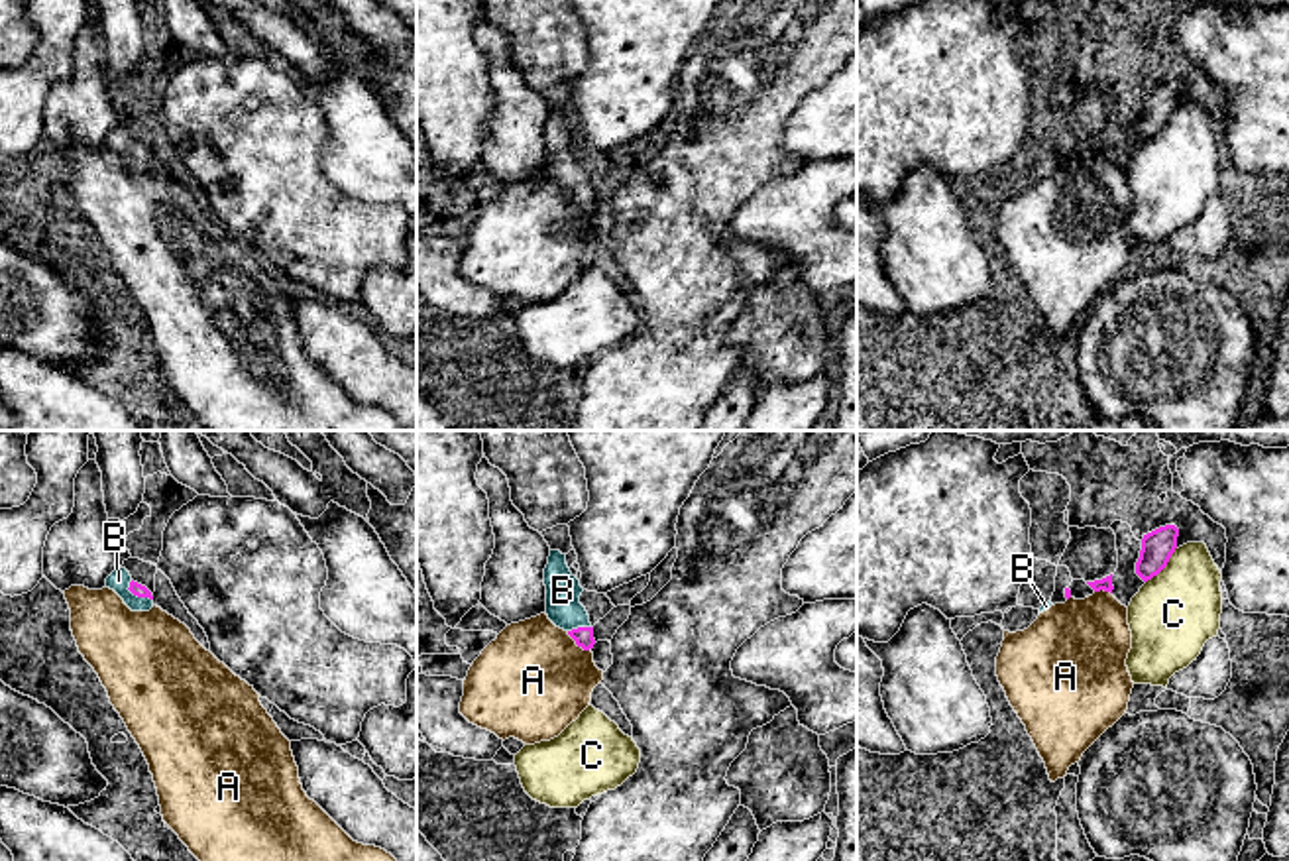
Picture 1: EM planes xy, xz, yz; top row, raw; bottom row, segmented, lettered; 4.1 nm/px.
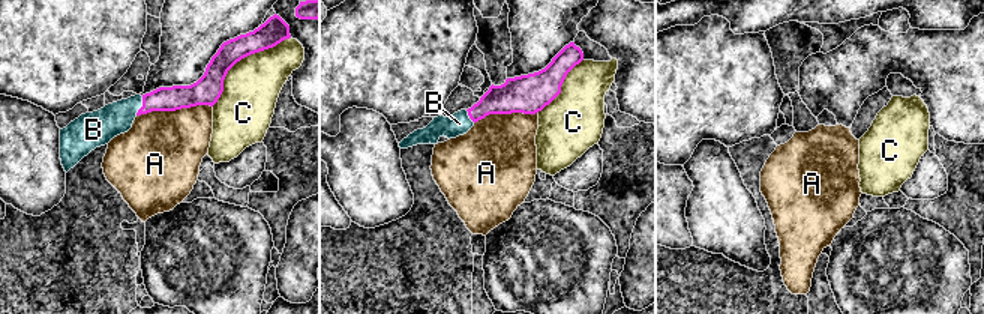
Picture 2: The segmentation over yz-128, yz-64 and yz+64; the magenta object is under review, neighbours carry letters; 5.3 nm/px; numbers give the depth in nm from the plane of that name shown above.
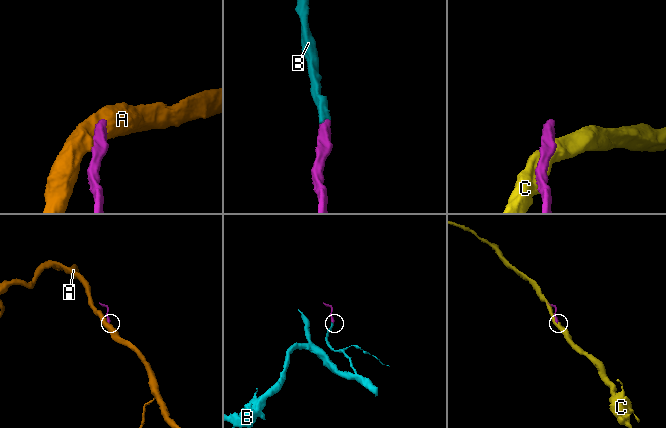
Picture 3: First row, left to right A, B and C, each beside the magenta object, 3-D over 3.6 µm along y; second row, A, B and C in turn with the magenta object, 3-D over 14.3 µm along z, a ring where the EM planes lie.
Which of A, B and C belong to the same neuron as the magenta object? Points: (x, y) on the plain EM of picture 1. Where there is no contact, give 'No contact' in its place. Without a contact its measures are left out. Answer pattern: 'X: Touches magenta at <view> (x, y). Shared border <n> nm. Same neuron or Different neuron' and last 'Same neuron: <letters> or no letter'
A: Touches magenta at xz (578, 205). Shared border 130 nm. Different neuron
B: Touches magenta at xy (138, 156). Shared border 130 nm. Same neuron
C: Touches magenta at yz (1164, 126). Shared border 200 nm. Different neuron
Same neuron: B

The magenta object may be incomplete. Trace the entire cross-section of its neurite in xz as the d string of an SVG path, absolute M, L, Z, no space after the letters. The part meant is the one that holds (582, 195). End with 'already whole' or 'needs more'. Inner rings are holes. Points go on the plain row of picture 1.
M550 110L548 124L544 128L544 145L548 179L556 187L564 189L584 210L593 208L593 187L586 167L580 163L584 147L570 132L566 114L560 110Z | needs more

